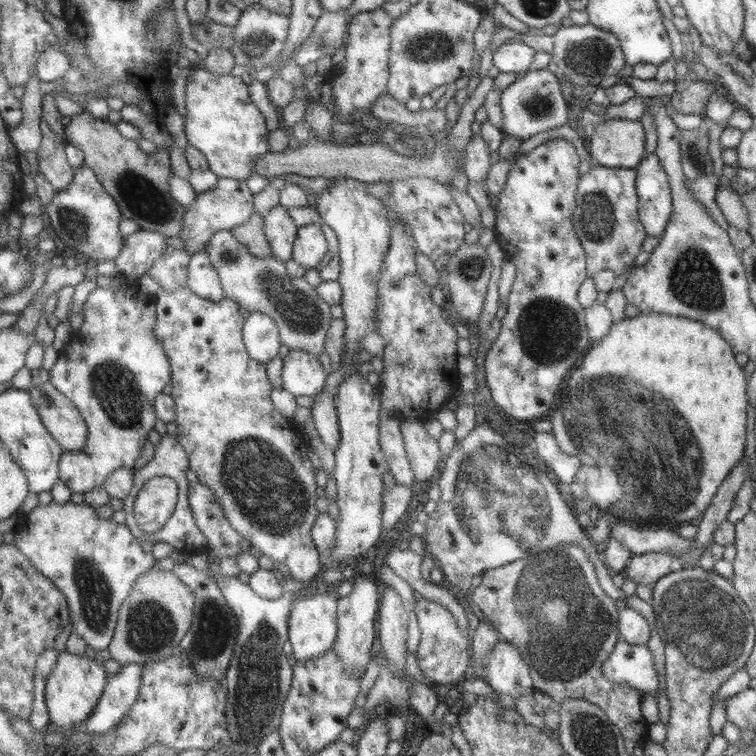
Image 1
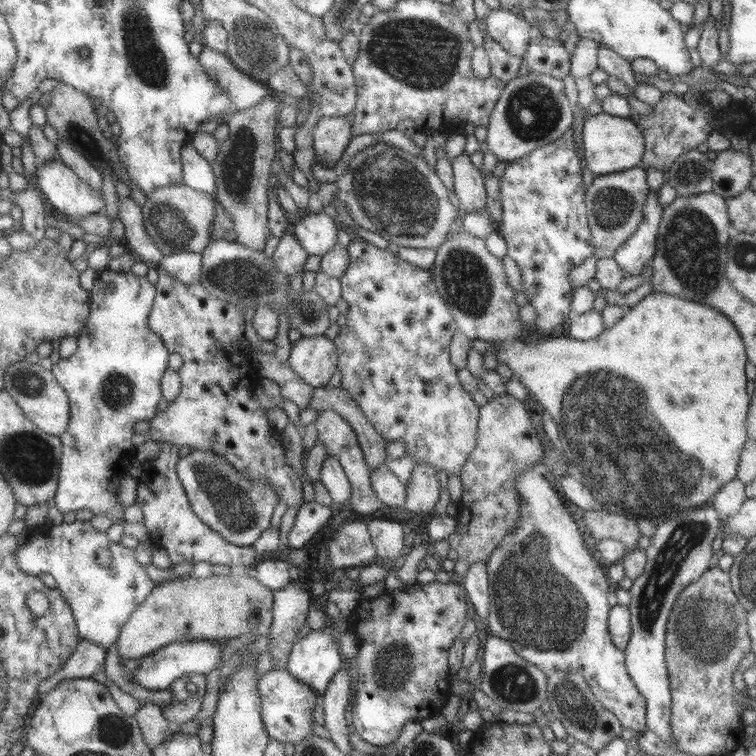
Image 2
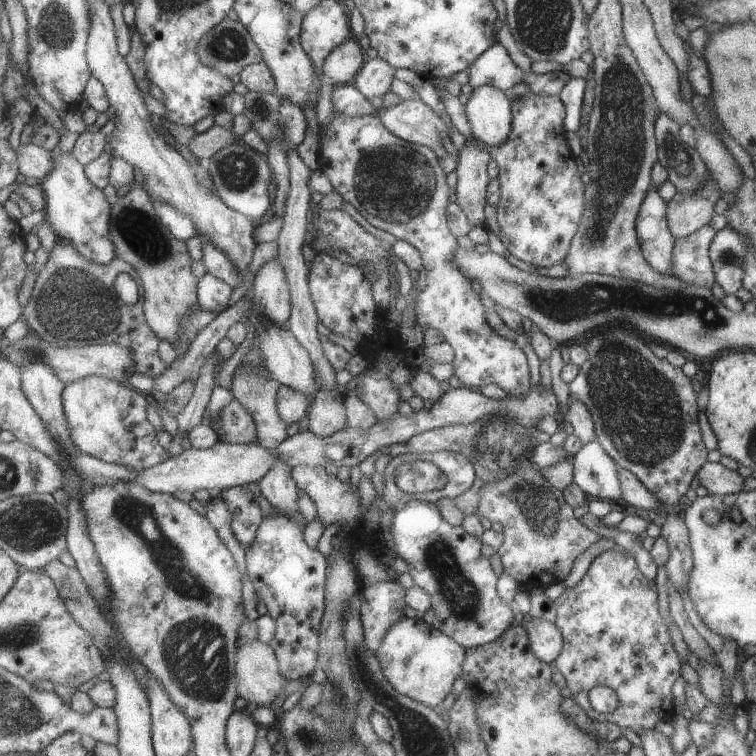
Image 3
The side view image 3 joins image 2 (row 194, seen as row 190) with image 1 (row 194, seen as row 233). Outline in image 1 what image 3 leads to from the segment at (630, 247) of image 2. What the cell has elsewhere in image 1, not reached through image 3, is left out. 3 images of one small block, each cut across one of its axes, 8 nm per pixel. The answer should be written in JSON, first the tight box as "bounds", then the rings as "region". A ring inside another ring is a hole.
{"bounds":[636,153,672,237],"region":[[[649,153],[636,168],[636,190],[640,200],[638,216],[648,236],[659,237],[672,213],[672,188],[656,153]]]}

